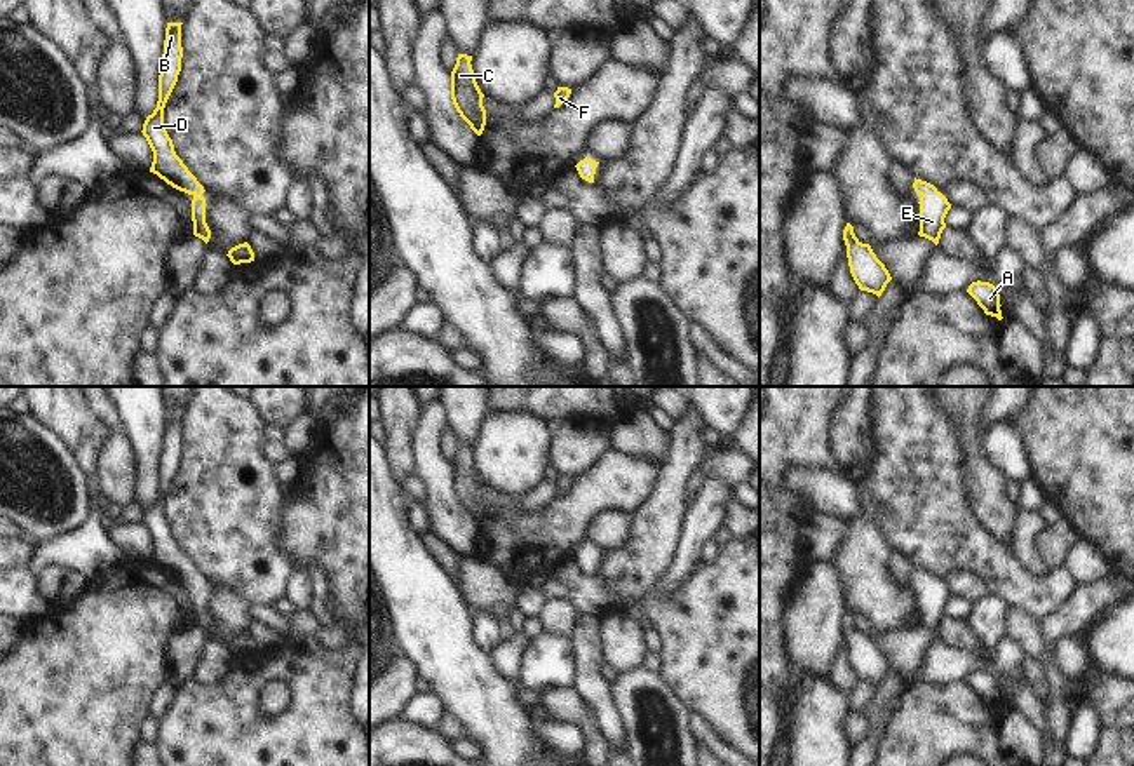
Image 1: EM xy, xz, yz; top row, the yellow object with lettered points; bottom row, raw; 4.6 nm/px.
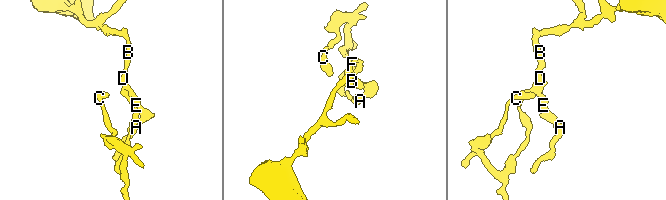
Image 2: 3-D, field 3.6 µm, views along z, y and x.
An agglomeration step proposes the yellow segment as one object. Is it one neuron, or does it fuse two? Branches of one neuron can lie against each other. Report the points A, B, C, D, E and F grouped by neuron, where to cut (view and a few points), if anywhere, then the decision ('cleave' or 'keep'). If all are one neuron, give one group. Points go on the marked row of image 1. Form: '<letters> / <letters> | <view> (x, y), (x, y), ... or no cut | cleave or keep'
A B C D E F | no cut | keep

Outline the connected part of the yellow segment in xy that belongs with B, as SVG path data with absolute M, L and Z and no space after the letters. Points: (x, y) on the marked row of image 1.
M167 23L164 54L160 57L159 101L153 113L146 117L141 132L153 151L150 172L157 174L172 188L193 197L193 235L207 244L211 239L211 230L206 223L206 198L202 197L206 190L176 155L172 139L164 127L164 108L181 71L181 24L183 23Z

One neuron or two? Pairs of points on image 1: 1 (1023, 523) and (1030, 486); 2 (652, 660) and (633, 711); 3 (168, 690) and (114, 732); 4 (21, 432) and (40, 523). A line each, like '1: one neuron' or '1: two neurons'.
1: two neurons
2: two neurons
3: two neurons
4: one neuron

